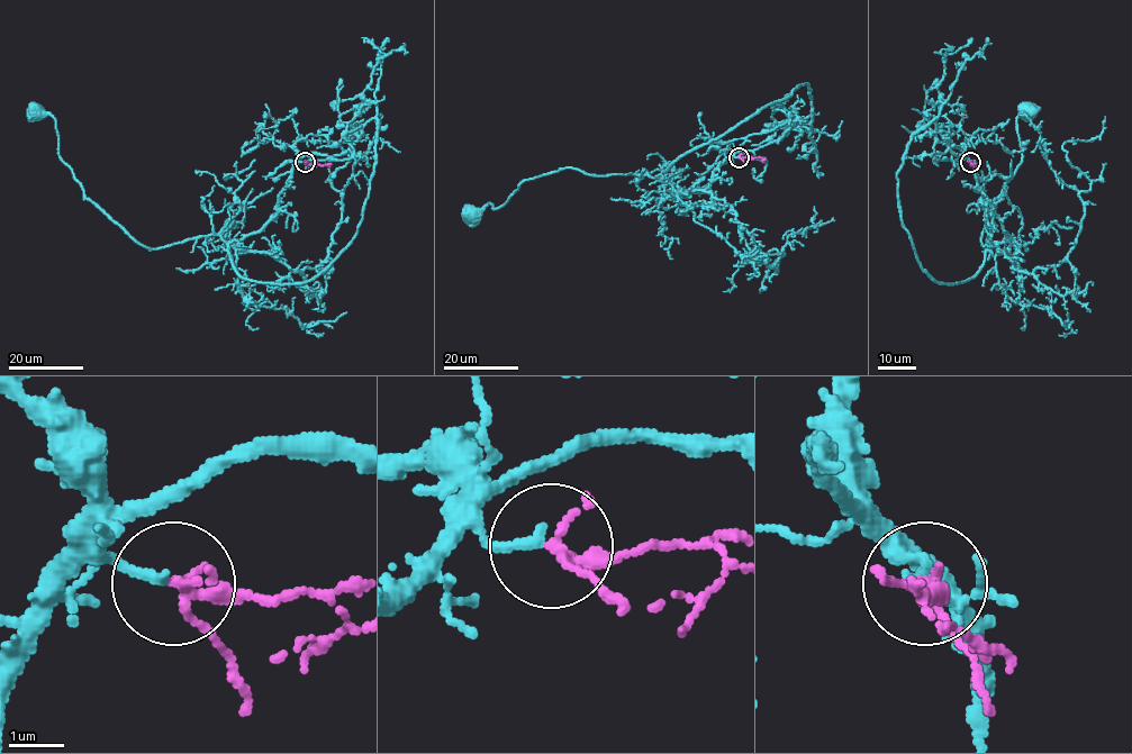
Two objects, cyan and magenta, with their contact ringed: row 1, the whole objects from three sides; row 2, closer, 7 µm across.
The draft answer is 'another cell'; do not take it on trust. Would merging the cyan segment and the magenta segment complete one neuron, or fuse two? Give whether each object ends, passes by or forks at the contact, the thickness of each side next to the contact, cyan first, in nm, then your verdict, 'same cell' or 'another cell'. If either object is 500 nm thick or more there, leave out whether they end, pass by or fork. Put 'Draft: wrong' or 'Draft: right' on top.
Draft: wrong
cyan ends | magenta passes by | 190/200 nm | same cell

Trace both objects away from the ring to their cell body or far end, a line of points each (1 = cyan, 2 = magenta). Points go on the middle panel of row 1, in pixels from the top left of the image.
1: (737, 157), (673, 198), (648, 175), (561, 167), (523, 181), (498, 208), (468, 212)
2: (739, 157), (760, 157), (764, 162)

